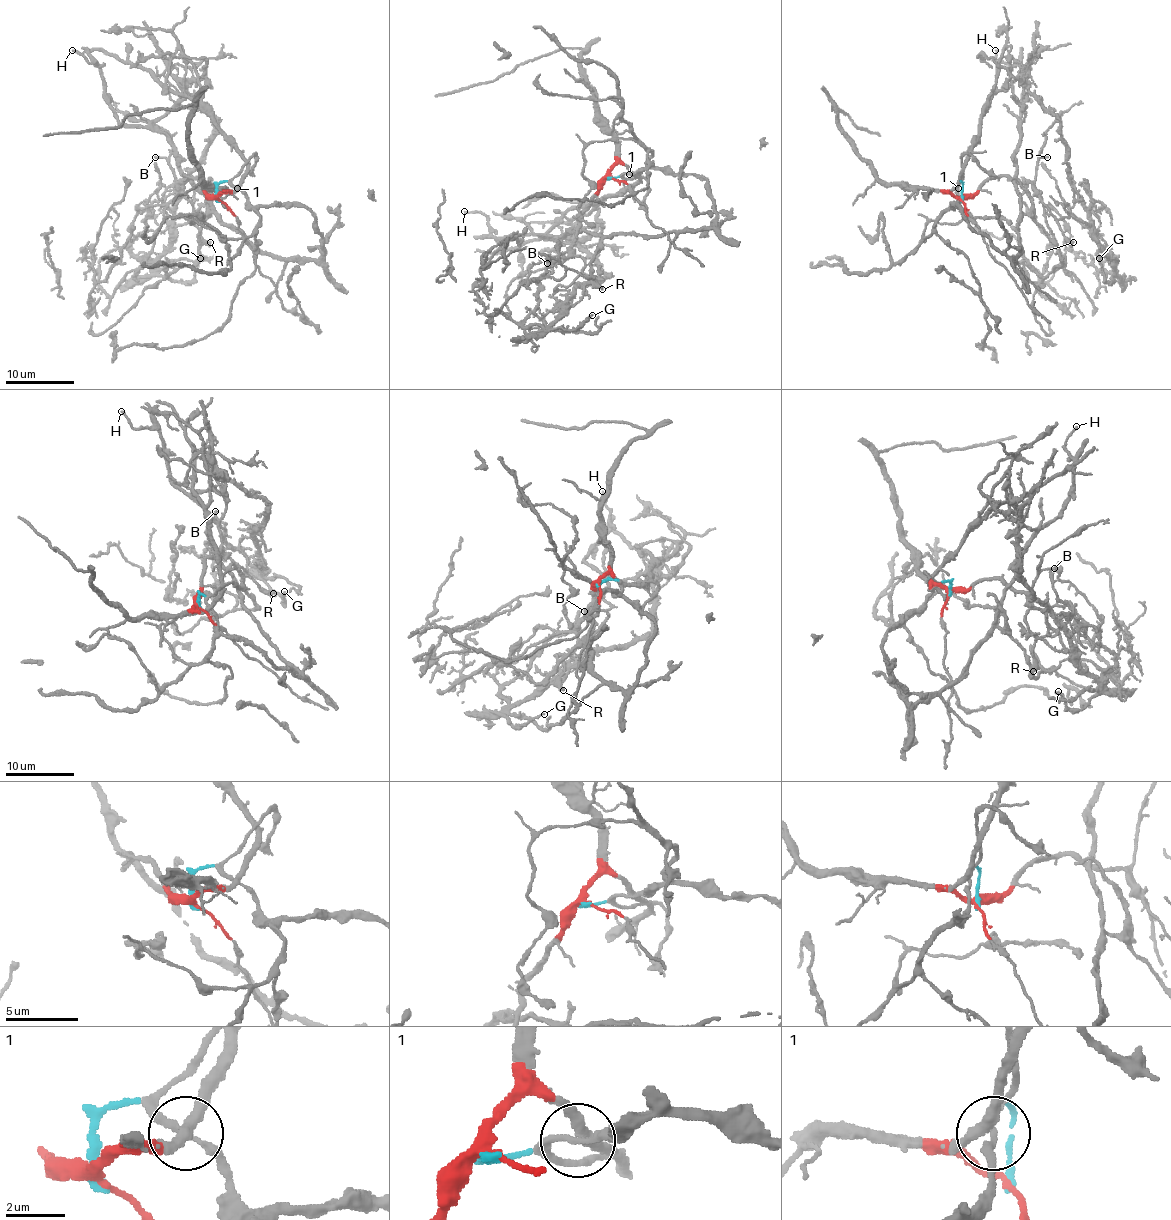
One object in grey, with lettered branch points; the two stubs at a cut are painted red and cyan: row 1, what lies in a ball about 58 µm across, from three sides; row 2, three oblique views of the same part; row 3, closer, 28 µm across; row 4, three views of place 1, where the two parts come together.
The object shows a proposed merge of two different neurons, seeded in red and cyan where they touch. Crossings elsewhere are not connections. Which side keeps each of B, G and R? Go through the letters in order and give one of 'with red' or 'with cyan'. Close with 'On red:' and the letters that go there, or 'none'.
B: with red
G: with cyan
R: with red
On red: B, R

